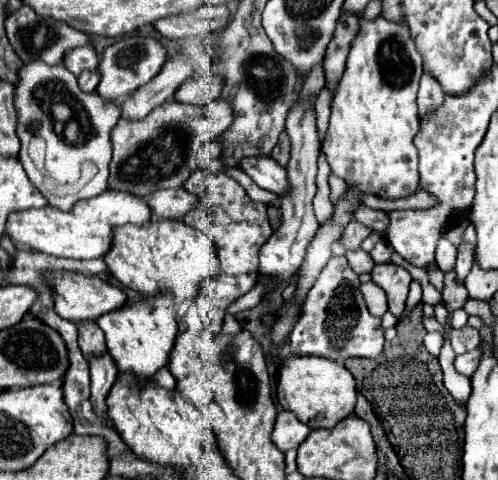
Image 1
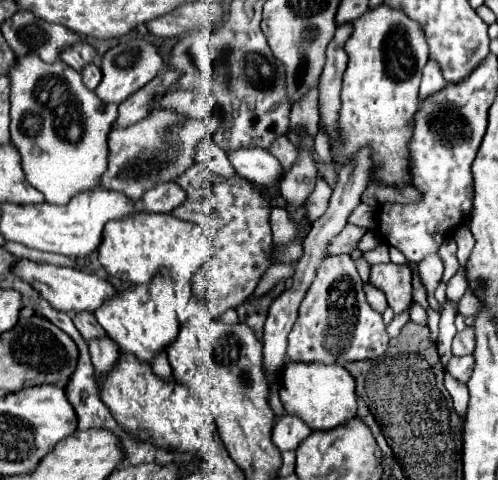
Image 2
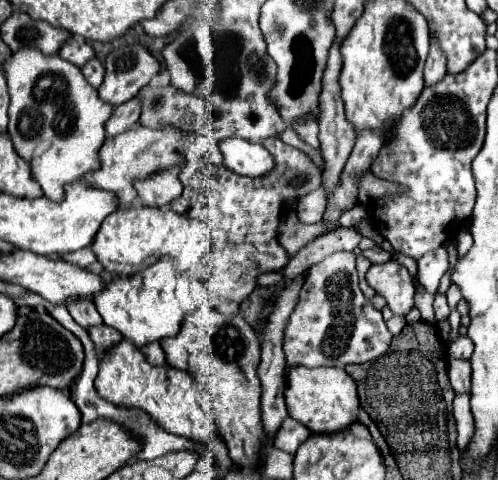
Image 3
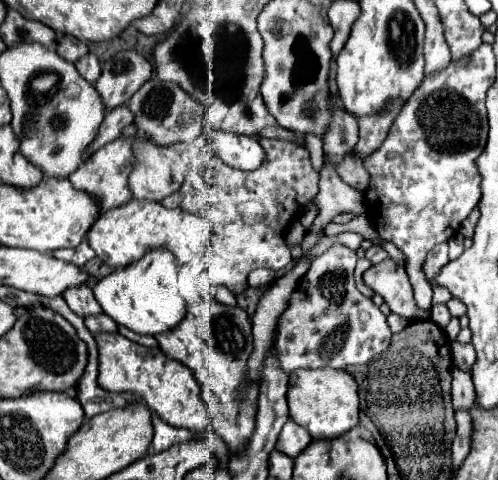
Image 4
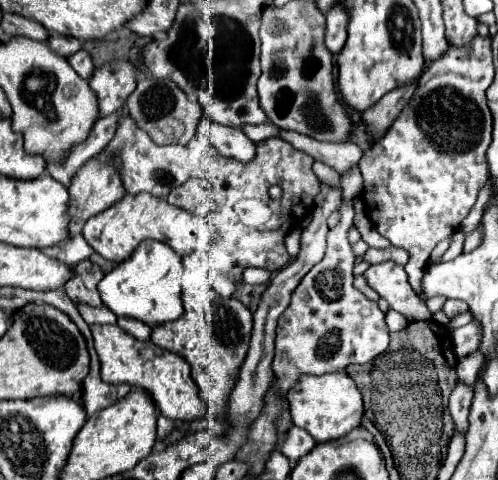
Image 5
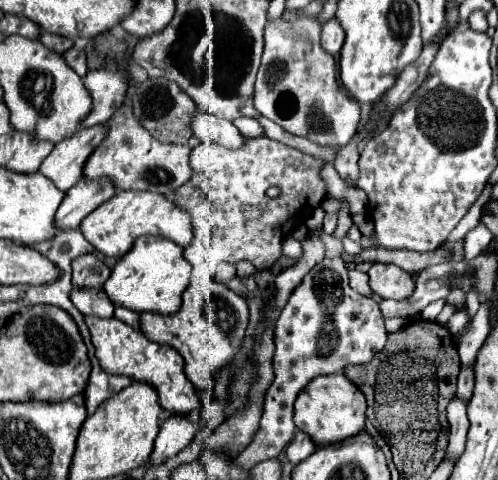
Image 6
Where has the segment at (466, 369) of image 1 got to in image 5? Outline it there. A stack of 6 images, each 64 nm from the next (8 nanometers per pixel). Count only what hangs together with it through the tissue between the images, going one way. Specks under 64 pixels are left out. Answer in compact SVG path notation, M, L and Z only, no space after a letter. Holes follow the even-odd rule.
M458 380L456 388L450 394L450 404L448 404L448 410L456 422L456 432L468 430L468 410L472 404L472 396L474 396L474 386L460 384Z

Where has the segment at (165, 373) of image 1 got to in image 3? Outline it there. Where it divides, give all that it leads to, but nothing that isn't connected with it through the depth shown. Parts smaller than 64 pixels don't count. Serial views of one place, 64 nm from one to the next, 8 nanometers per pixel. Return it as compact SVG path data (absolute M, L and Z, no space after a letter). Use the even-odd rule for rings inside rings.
M148 344L146 348L142 348L142 352L146 354L146 358L152 366L164 366L166 364L166 356L164 356L164 350L160 344Z

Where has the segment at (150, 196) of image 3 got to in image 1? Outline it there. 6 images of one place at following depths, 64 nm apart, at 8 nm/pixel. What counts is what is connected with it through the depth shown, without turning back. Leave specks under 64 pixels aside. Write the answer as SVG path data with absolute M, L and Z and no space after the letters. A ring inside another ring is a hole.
M184 188L158 190L152 194L150 208L160 220L182 220L188 212L192 212L192 208L196 208L196 196Z

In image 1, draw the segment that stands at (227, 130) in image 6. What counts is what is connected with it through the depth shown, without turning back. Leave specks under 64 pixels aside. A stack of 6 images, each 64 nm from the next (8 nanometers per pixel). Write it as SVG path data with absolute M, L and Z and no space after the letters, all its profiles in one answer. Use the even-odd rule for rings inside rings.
M244 158L240 168L264 190L274 192L278 198L288 192L288 174L274 158Z

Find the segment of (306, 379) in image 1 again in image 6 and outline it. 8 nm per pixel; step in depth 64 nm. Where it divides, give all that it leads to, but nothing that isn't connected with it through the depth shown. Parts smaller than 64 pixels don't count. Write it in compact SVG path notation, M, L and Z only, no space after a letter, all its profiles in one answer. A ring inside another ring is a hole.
M344 374L318 376L296 398L294 424L298 430L308 432L318 446L328 446L332 442L340 442L344 438L358 434L364 428L366 420L364 412L366 412L366 398L358 390L358 386L352 384L352 380L348 380Z

